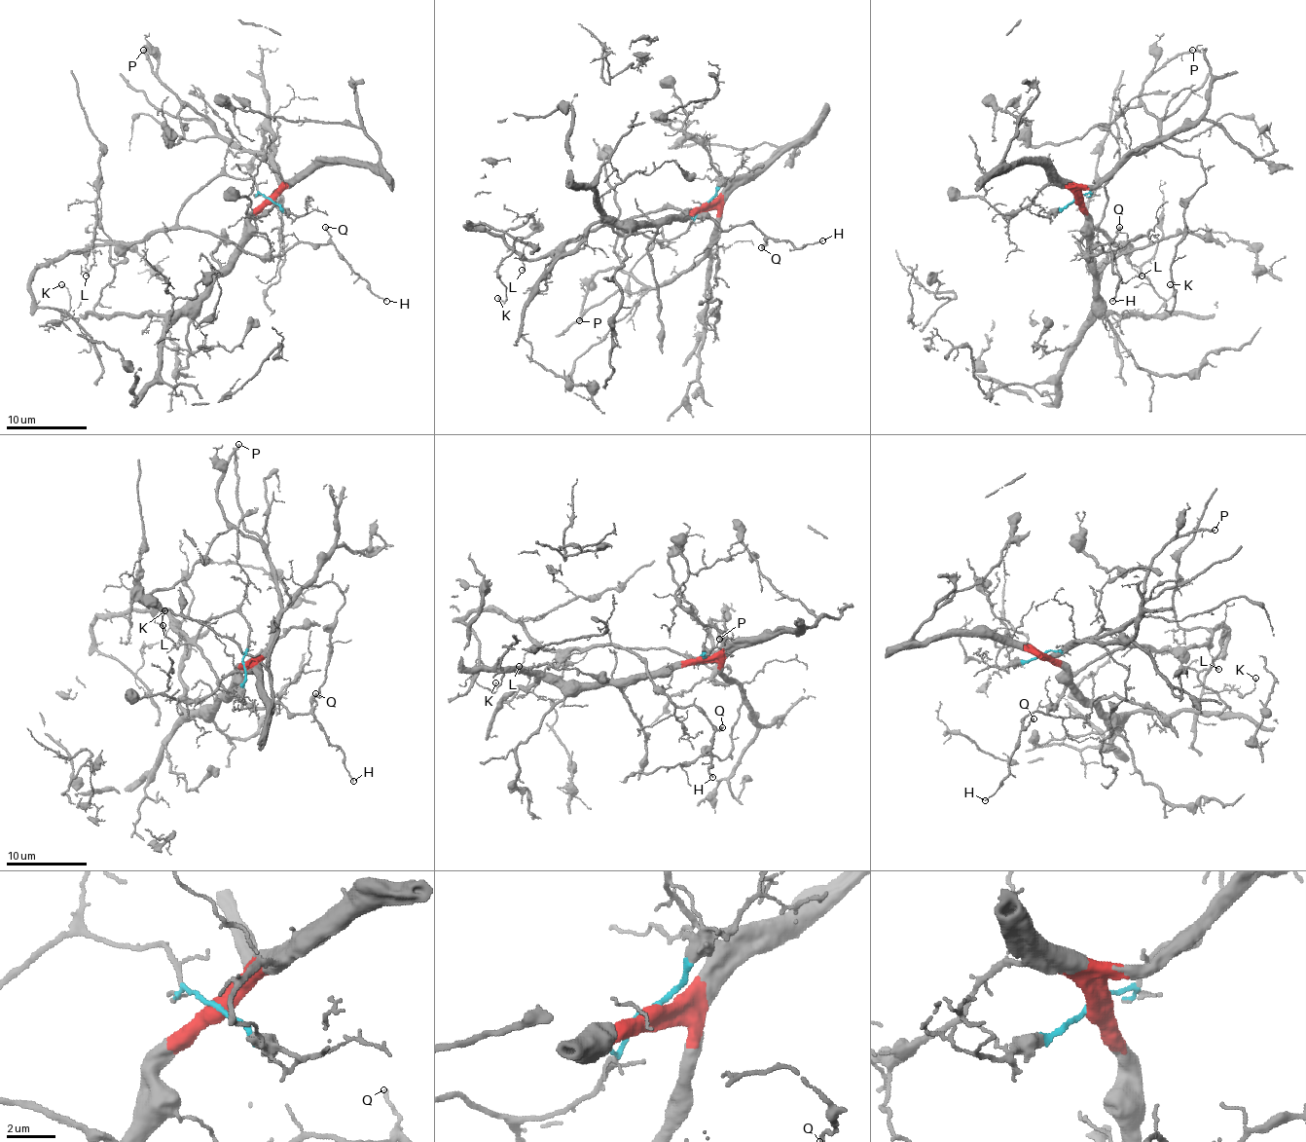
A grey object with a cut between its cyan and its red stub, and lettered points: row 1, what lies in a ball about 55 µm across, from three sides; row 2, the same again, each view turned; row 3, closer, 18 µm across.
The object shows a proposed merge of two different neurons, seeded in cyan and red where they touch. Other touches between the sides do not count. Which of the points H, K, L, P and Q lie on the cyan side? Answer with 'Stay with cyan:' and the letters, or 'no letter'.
Stay with cyan: H, K, L, Q

